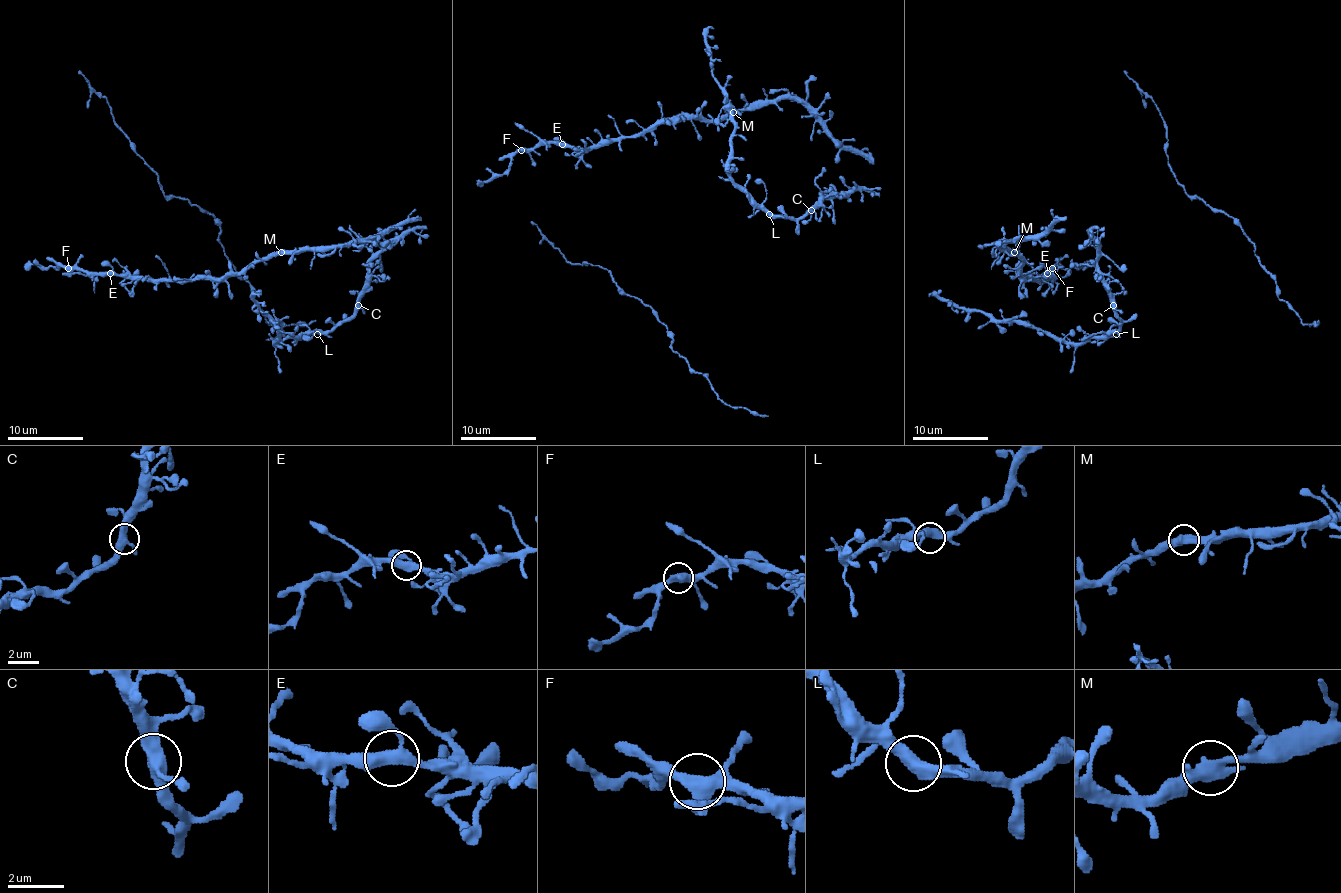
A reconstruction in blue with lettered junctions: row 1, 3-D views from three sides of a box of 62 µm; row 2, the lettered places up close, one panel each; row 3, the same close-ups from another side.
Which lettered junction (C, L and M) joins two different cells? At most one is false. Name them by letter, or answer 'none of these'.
none of these

